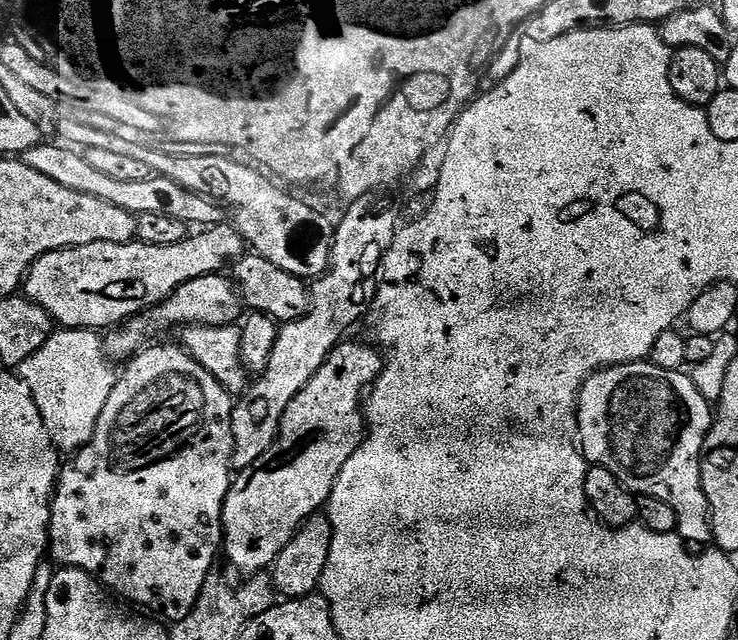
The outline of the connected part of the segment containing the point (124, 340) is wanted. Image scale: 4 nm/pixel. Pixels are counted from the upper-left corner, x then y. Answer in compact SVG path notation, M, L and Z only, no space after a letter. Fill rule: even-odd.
M217 274L194 278L194 282L186 282L174 290L165 300L140 313L139 316L131 316L123 324L111 329L103 337L104 350L109 357L116 362L127 362L138 352L144 351L157 339L159 332L167 328L173 330L190 324L210 324L222 326L223 324L236 324L241 319L242 301L235 283L227 275Z

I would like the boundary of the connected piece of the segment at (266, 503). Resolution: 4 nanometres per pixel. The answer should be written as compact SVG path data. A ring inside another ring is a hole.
M342 342L326 358L326 362L306 382L306 386L286 406L280 423L280 433L276 441L249 468L243 469L233 479L224 503L224 531L222 533L222 552L243 574L260 574L271 569L276 556L294 538L300 525L311 516L317 515L327 505L330 494L336 485L342 466L350 462L354 450L358 450L366 432L362 401L366 390L371 389L380 377L382 356L371 343L348 344Z

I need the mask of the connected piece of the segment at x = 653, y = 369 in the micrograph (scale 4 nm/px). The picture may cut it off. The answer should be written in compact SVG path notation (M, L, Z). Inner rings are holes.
M650 362L614 364L611 368L601 368L600 371L592 373L588 377L584 388L580 392L578 419L584 456L589 465L610 470L610 474L614 474L614 478L618 478L620 483L637 497L662 498L662 502L666 502L666 506L670 506L676 511L679 535L683 536L689 545L704 544L700 546L708 546L713 543L712 519L710 518L710 510L706 502L706 494L702 490L702 478L700 477L700 458L704 455L704 443L708 437L708 431L712 429L714 423L714 408L710 401L699 393L698 387L695 386L691 375L687 371L662 370Z

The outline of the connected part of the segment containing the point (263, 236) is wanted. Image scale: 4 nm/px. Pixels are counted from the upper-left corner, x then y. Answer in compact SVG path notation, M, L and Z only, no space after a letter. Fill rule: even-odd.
M218 158L216 166L220 166L222 176L230 178L230 184L234 188L234 226L255 255L266 258L274 262L274 266L301 278L323 276L328 271L328 267L332 265L332 251L336 241L333 221L328 221L306 201L283 192L279 183L273 182L267 175L262 176L256 172L258 170L255 167L252 169L232 162L229 158Z

